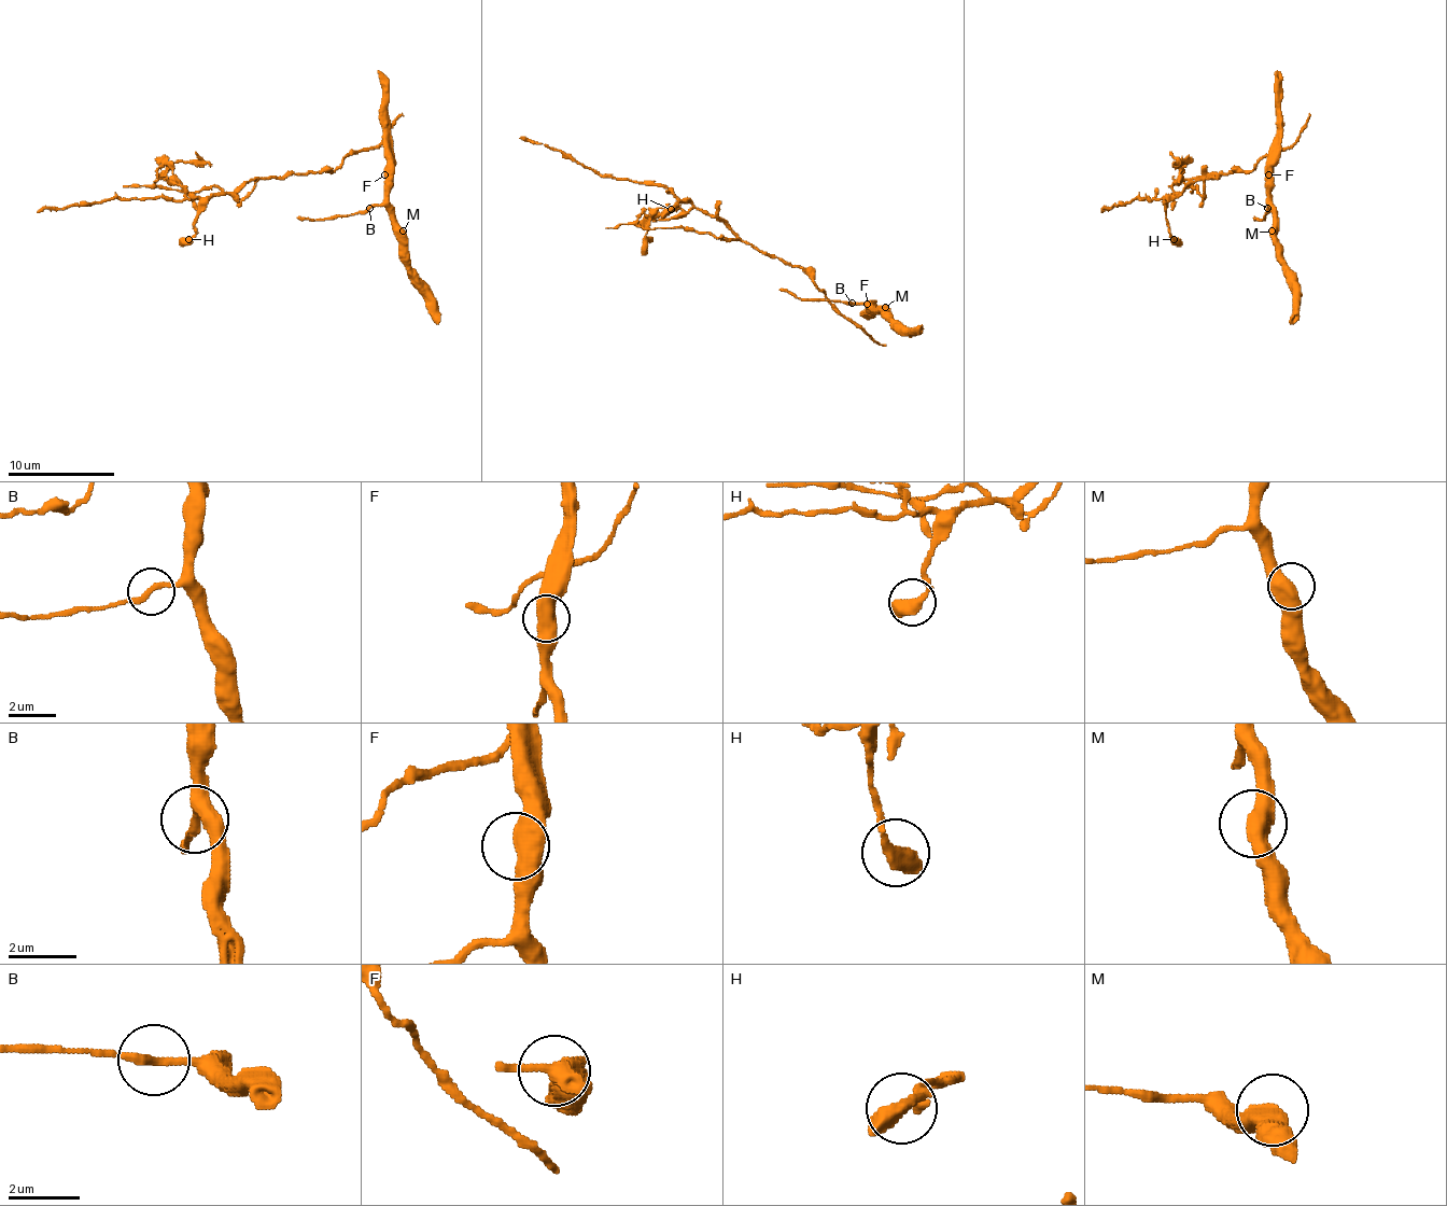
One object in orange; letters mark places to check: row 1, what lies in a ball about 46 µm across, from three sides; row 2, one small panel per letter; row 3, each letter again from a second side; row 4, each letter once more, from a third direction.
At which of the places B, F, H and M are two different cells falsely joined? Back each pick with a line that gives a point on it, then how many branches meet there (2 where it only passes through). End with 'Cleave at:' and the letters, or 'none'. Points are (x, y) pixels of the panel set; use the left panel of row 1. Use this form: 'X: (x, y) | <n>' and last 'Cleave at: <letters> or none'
H: (188, 239) | 1
Cleave at: H

